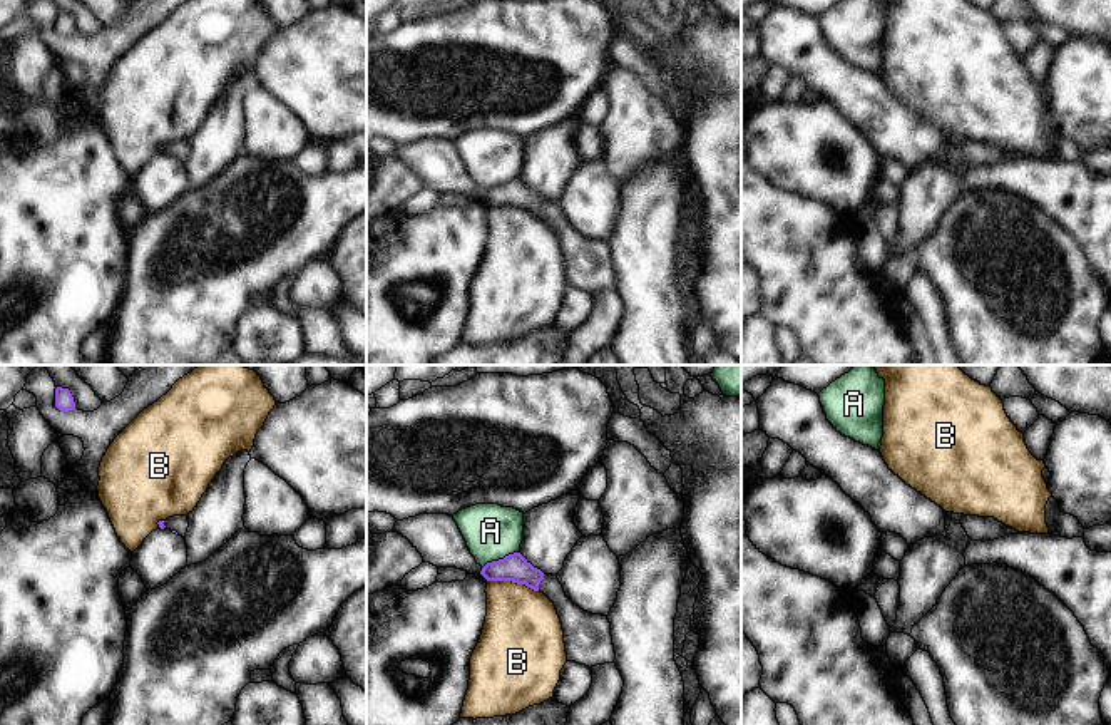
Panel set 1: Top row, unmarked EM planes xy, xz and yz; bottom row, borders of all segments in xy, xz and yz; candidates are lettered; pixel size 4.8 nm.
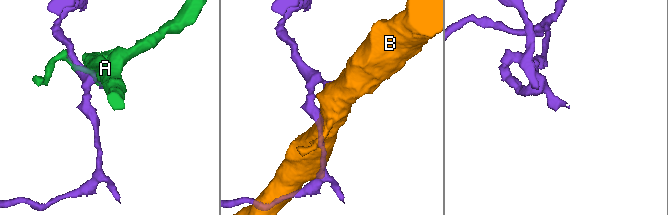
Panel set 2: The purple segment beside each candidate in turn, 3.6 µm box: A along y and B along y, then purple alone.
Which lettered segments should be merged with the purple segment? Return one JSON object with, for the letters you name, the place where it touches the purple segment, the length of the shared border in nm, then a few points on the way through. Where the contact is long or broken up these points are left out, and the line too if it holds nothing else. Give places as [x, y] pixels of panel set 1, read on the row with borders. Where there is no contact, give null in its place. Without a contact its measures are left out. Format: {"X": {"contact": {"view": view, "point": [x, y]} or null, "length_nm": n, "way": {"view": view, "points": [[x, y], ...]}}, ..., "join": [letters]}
{"join": []}

